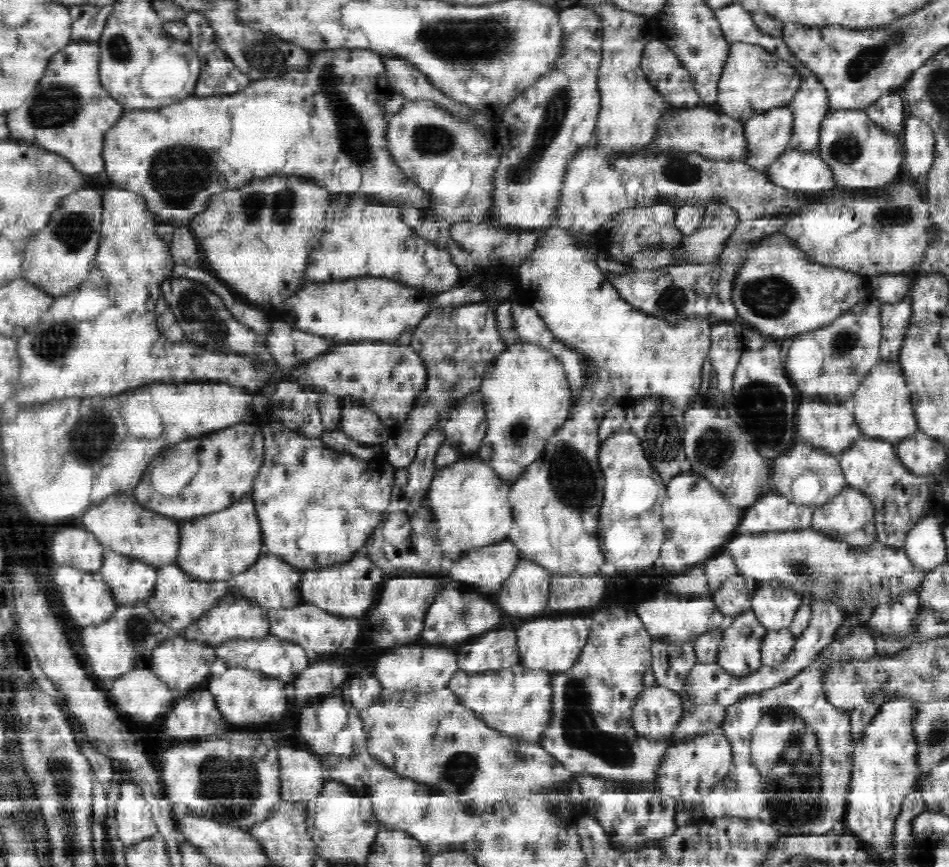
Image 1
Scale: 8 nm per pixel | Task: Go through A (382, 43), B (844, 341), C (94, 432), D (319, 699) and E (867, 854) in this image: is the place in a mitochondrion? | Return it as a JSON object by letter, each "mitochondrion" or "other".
{"A":"other","B":"mitochondrion","C":"mitochondrion","D":"other","E":"other"}

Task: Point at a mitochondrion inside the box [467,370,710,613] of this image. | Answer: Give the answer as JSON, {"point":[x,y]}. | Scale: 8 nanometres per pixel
{"point":[572,476]}

